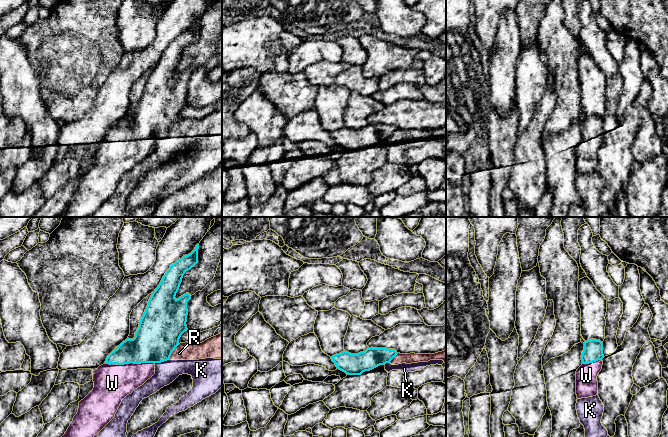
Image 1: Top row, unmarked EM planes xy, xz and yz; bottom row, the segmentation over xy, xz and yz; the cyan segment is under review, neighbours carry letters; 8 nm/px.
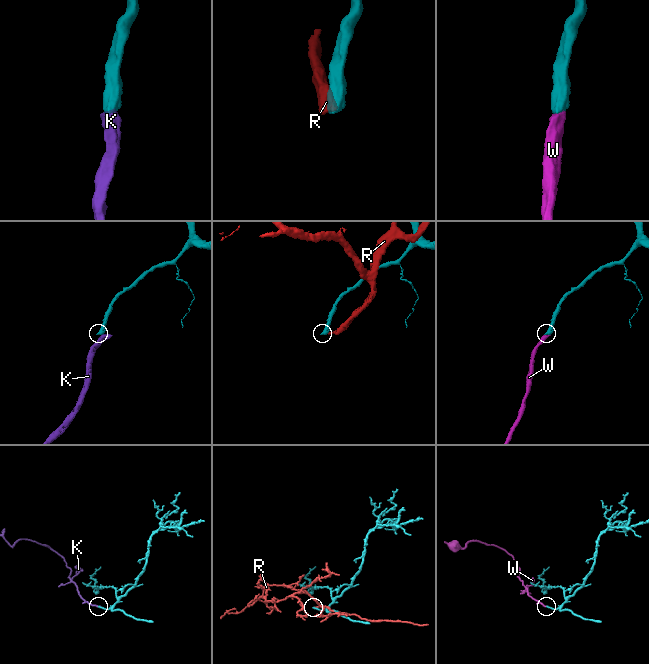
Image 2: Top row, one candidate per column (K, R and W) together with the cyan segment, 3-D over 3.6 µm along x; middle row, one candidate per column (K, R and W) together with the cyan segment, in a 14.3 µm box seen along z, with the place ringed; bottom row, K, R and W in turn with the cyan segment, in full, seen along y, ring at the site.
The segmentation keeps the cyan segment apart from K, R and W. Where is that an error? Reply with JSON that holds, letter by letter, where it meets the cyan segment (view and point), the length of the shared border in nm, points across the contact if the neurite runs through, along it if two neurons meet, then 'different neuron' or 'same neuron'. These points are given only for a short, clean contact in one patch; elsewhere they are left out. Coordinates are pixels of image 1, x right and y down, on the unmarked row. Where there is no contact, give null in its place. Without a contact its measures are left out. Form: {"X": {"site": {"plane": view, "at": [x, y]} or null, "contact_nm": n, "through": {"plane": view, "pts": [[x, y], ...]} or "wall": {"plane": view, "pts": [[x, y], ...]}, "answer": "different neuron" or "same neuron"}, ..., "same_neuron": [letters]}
{"K": {"site": {"plane": "xy", "at": [161, 137]}, "contact_nm": 130, "wall": {"plane": "xy", "pts": [[169, 135], [154, 139]]}, "answer": "different neuron"}, "R": {"site": {"plane": "xy", "at": [172, 127]}, "contact_nm": 150, "answer": "different neuron"}, "W": {"site": {"plane": "xy", "at": [130, 138]}, "contact_nm": 400, "through": {"plane": "xy", "pts": [[154, 118], [130, 138], [112, 159]]}, "answer": "same neuron"}, "same_neuron": ["W"]}

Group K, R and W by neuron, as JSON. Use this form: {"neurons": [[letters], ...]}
{"neurons": [["K", "R"], ["W"]]}

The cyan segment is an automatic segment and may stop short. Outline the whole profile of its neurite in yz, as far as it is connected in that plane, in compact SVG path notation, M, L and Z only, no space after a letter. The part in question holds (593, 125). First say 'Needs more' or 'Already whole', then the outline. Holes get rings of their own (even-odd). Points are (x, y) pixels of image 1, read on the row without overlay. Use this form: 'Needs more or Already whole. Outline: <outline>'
Needs more. Outline: M591 115L584 118L582 141L576 147L576 171L578 175L598 171L597 152L602 145L603 119Z

